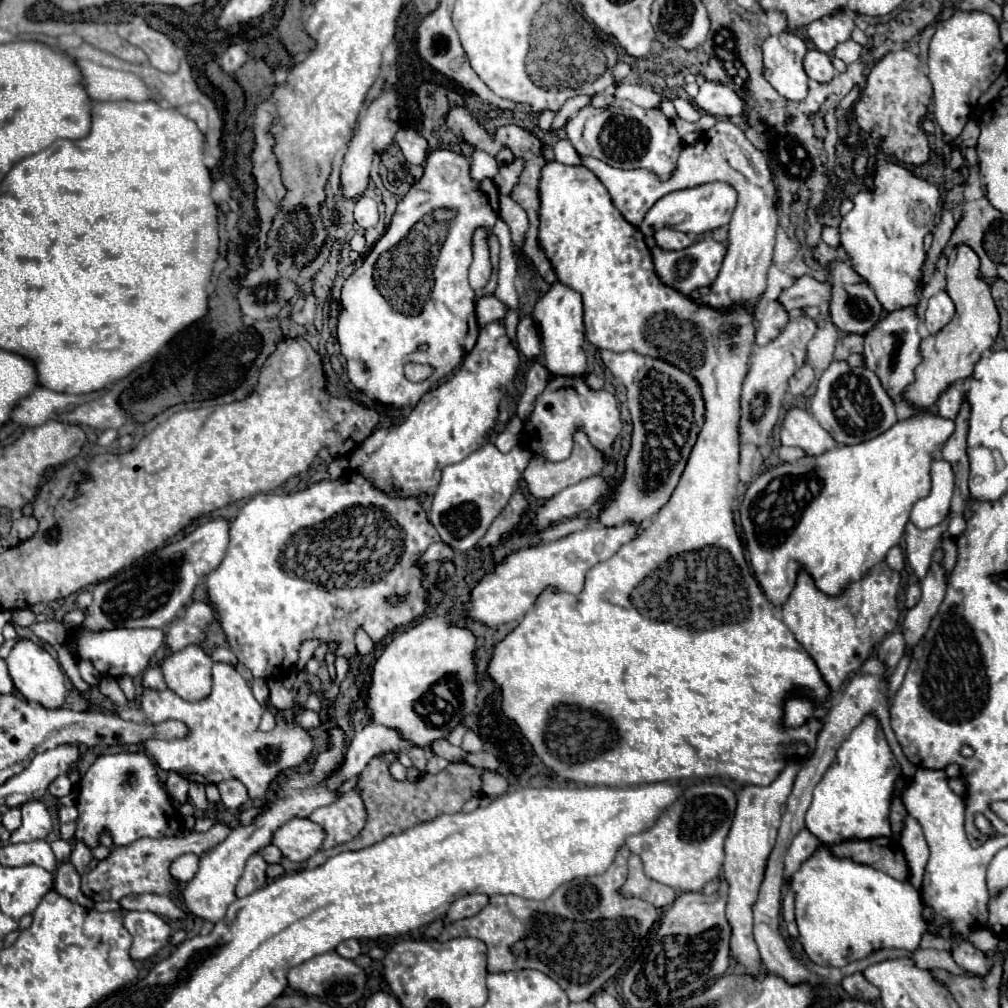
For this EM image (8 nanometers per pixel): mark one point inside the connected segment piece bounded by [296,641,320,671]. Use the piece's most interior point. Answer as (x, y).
(308, 648)

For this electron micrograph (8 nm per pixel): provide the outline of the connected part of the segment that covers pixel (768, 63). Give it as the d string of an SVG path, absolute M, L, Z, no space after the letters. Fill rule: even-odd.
M792 31L770 35L762 43L764 77L786 99L804 101L808 91L808 77L802 69L806 43Z

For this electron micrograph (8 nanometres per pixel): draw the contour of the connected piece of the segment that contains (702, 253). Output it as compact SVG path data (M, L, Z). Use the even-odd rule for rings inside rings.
M702 239L702 241L690 245L688 249L682 249L682 251L666 251L666 249L660 249L660 247L652 249L656 273L662 279L662 283L678 289L684 295L690 295L690 291L696 289L696 287L712 285L718 271L720 271L724 255L726 255L726 245L718 243L714 239Z

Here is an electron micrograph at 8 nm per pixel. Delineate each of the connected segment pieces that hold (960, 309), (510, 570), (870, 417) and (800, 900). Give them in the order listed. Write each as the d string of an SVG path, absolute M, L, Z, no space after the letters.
M956 245L948 253L948 265L946 265L946 293L956 305L956 313L952 321L940 329L940 333L930 335L922 341L922 363L916 367L916 381L908 385L904 397L918 409L932 407L940 393L966 377L972 375L972 369L980 355L990 349L990 345L996 339L1000 315L990 295L990 285L980 275L980 257L974 253L968 245Z
M626 521L624 525L616 527L590 525L588 529L576 531L558 541L520 549L508 555L502 565L496 565L496 569L492 573L486 573L482 581L472 589L470 603L464 605L470 619L498 627L502 623L520 621L534 607L536 597L548 587L562 593L580 593L584 589L588 569L592 569L600 561L610 559L624 543L632 541L638 527L640 525L636 525L634 521Z
M832 361L822 373L810 401L810 413L840 445L856 445L888 431L898 419L894 401L882 389L880 379L868 367L850 367L846 361Z
M820 845L818 851L802 863L790 881L796 893L796 923L800 931L800 943L812 963L824 967L844 967L850 961L868 957L878 949L908 949L916 951L922 935L928 931L928 923L922 917L920 893L908 881L896 881L894 877L868 867L858 865L852 859L836 859L828 845Z

